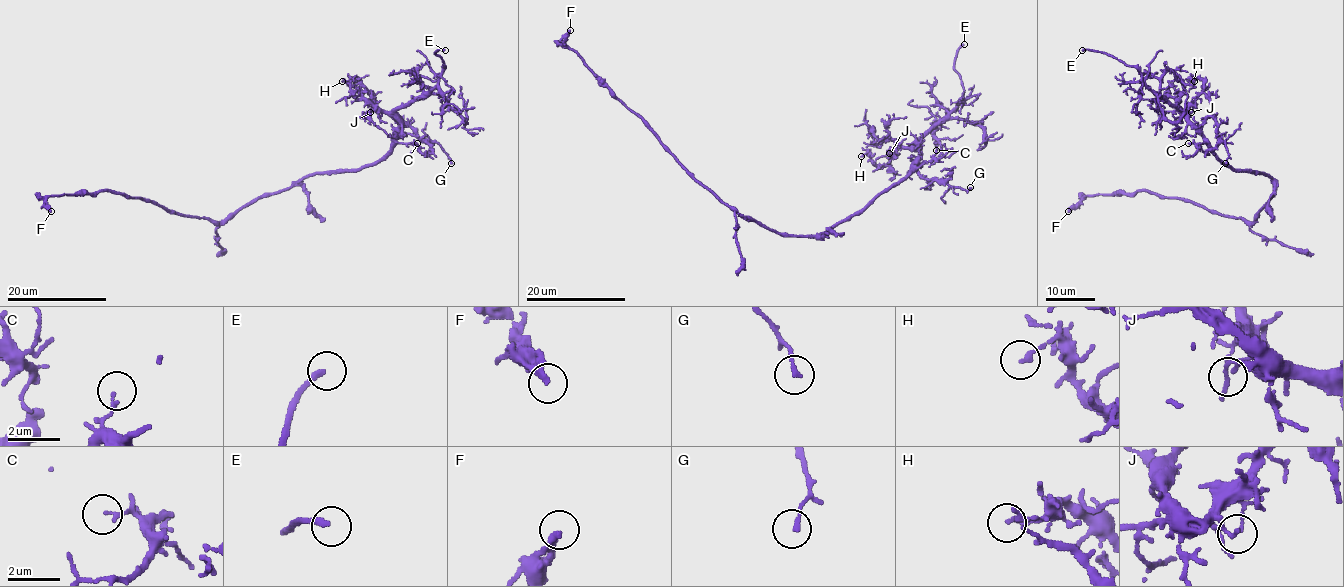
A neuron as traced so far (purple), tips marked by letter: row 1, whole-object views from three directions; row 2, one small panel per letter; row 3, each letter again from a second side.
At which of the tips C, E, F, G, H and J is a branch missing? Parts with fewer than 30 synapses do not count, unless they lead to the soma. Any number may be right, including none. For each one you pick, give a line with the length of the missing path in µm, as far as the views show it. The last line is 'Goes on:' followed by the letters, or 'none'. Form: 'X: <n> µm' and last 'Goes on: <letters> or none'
E: 10 µm
Goes on: E

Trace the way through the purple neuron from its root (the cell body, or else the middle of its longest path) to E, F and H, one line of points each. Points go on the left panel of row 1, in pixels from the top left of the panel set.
E: (280, 193), (317, 173), (376, 163), (399, 127), (396, 111), (437, 84), (445, 64), (435, 53), (445, 50)
F: (280, 193), (265, 193), (220, 221), (178, 215), (141, 198), (108, 190), (51, 195), (46, 201), (51, 211)
H: (280, 193), (317, 173), (355, 172), (376, 163), (390, 149), (399, 122), (381, 112), (353, 78), (342, 81)

